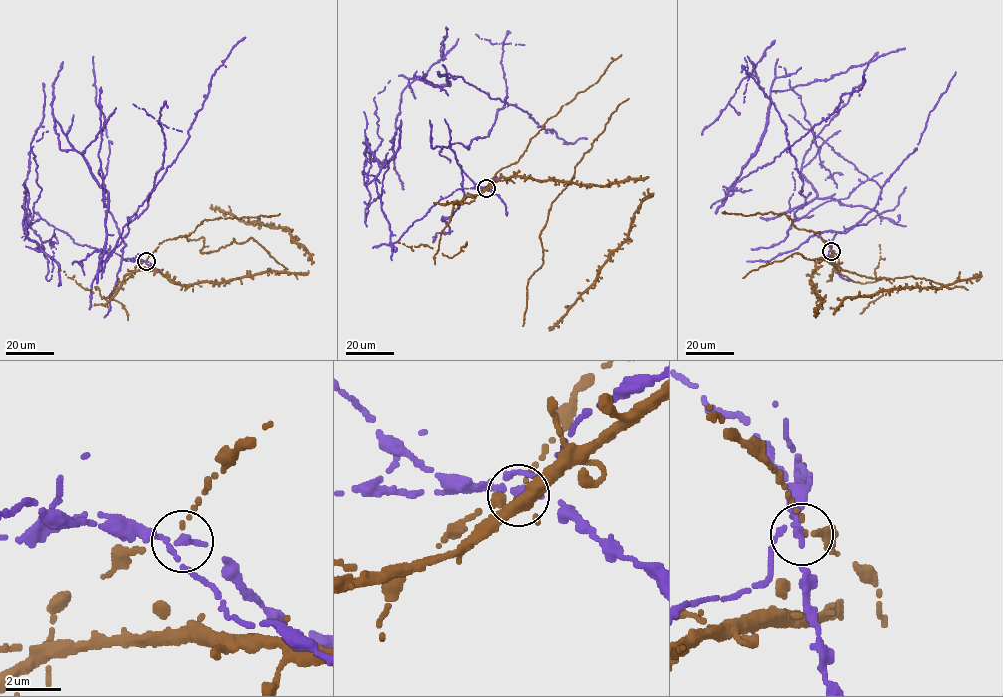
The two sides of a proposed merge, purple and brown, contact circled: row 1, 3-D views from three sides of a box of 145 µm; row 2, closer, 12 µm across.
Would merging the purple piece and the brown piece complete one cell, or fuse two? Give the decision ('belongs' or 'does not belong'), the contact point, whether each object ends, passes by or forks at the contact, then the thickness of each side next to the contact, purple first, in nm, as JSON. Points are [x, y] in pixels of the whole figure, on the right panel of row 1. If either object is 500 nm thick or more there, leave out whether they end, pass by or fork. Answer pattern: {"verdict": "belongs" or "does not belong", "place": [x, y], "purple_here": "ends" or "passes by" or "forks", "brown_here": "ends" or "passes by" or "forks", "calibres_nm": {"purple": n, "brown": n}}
{"verdict": "does not belong", "place": [831, 251], "purple_here": "passes by", "brown_here": "passes by", "calibres_nm": {"purple": 240, "brown": 100}}

